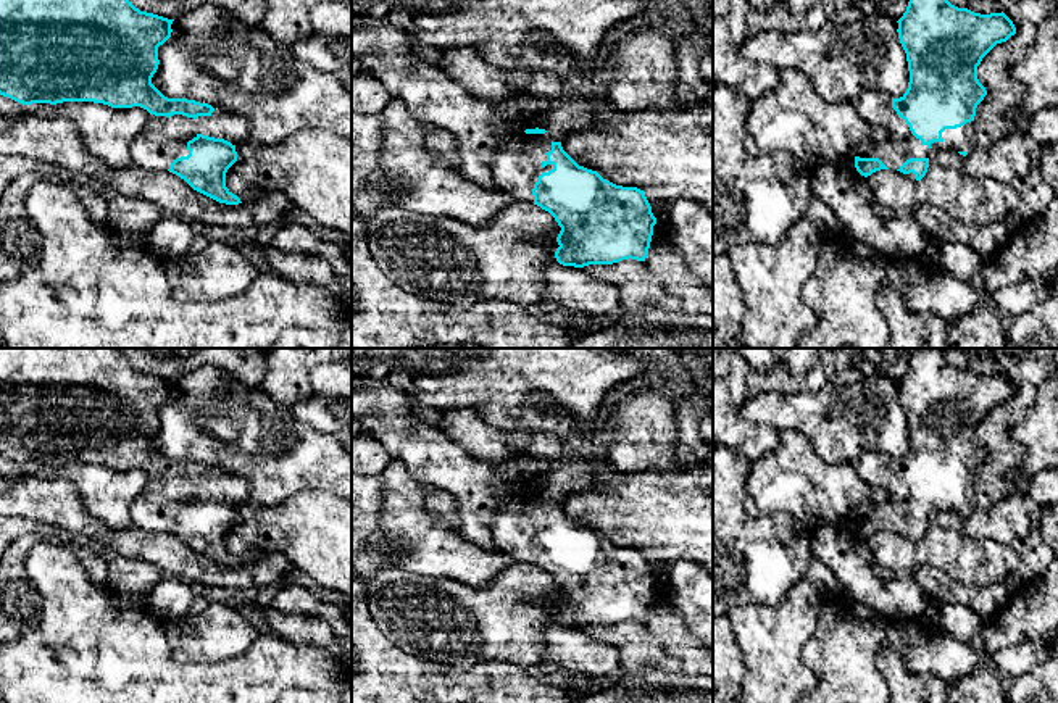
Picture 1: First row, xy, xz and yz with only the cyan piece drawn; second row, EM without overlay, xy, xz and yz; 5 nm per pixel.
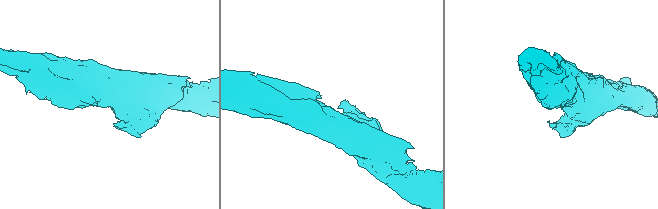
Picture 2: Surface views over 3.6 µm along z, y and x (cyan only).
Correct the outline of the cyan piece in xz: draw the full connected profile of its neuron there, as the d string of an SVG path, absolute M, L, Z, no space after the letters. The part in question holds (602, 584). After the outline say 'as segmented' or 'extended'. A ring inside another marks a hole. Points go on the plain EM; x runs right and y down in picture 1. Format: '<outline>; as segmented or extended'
M582 463L523 482L490 524L498 550L514 561L526 561L548 572L561 589L555 619L563 627L613 626L623 621L645 622L656 579L637 548L623 548L603 540L597 532L579 527L561 508L577 492L597 485L597 472Z; extended

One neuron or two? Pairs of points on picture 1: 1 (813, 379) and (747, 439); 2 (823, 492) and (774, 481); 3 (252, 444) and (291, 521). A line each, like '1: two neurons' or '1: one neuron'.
1: two neurons
2: one neuron
3: two neurons

